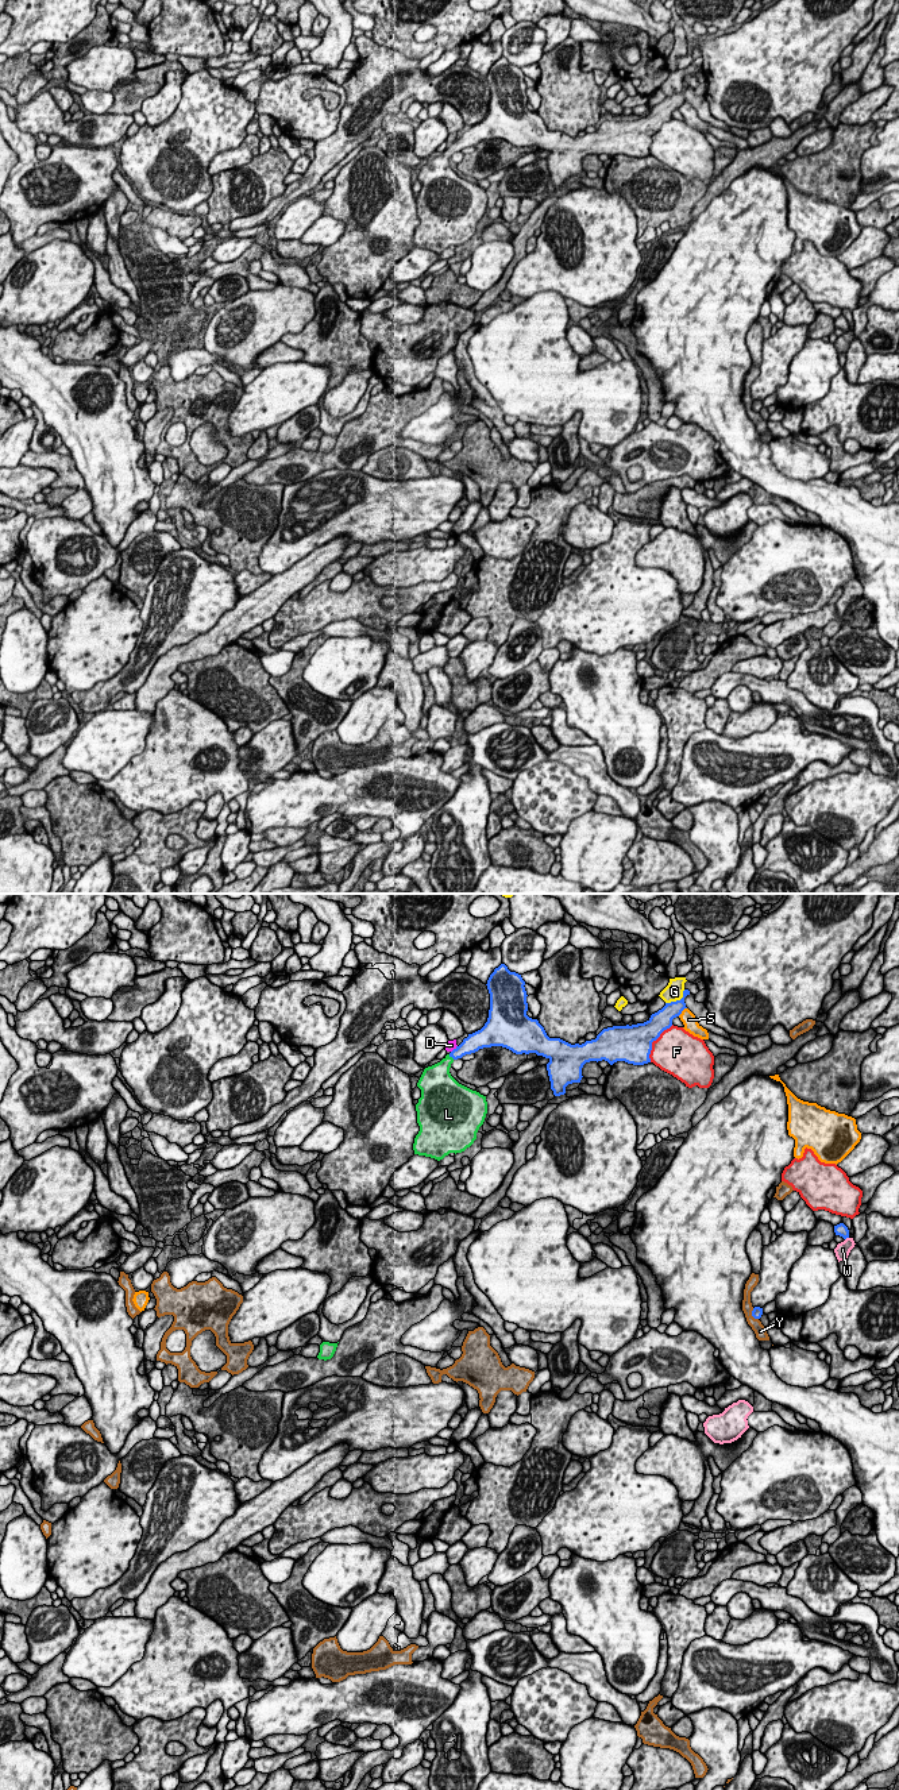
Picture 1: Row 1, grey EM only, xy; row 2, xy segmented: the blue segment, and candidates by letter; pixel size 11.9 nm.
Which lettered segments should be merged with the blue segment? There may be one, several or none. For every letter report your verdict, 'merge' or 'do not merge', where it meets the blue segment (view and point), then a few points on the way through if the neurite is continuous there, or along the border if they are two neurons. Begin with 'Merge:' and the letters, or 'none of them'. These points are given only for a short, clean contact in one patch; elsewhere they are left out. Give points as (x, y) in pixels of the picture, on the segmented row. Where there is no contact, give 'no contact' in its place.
Merge: L
D: do not merge; meets blue in xy at (454, 1049); border along xy (456, 1045), (451, 1052)
F: do not merge; meets blue in xy at (652, 1041)
G: do not merge; meets blue in xy at (676, 1000)
L: merge; meets blue in xy at (451, 1056); runs through xy (469, 1045), (451, 1056), (439, 1072)
S: do not merge; meets blue in xy at (682, 1010)
W: do not merge; meets blue in xy at (847, 1237)
Y: do not merge; meets blue in xy at (752, 1315)

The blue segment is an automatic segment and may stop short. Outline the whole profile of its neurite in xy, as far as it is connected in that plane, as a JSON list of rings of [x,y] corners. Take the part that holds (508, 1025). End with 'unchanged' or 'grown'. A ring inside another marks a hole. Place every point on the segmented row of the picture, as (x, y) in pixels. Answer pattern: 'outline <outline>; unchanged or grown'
outline [[[501,964],[486,985],[490,1010],[485,1026],[468,1034],[440,1062],[425,1068],[417,1083],[421,1097],[416,1104],[420,1131],[413,1143],[414,1154],[440,1161],[450,1153],[462,1153],[474,1143],[485,1122],[486,1096],[451,1076],[450,1068],[455,1060],[491,1046],[502,1046],[516,1054],[536,1053],[549,1060],[547,1070],[551,1089],[560,1096],[568,1084],[580,1083],[586,1062],[651,1062],[652,1042],[687,1008],[684,998],[690,995],[684,989],[680,1000],[665,1003],[644,1023],[607,1027],[595,1039],[571,1045],[560,1038],[549,1038],[539,1021],[526,1015],[528,995],[521,975]]]; grown

